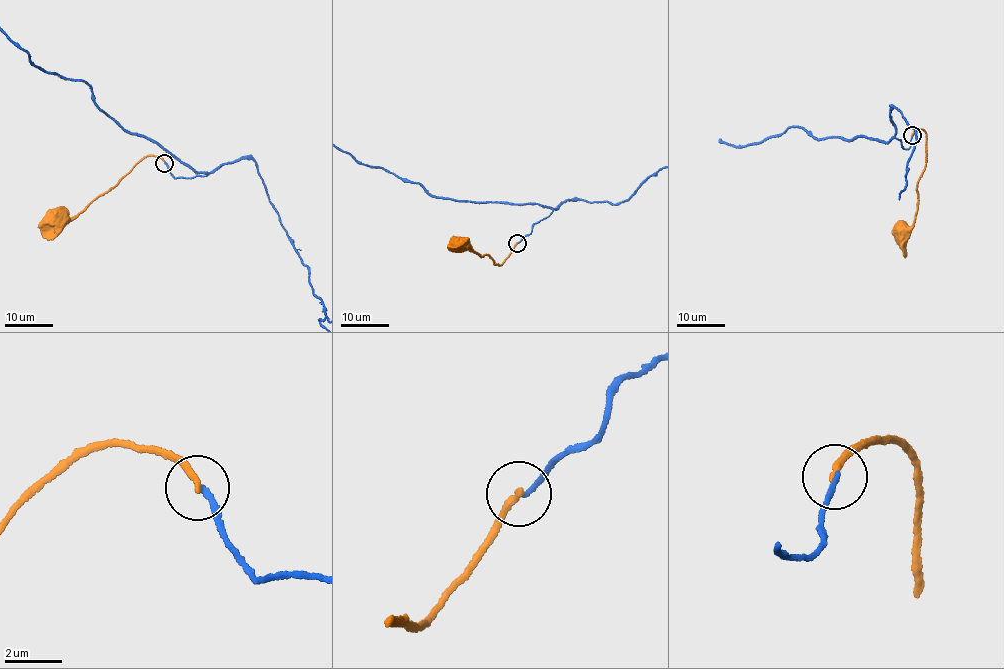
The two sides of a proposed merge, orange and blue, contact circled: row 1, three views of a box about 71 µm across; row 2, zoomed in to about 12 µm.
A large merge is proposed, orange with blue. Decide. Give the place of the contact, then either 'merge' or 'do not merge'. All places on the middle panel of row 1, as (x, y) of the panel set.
(517, 243) | do not merge

